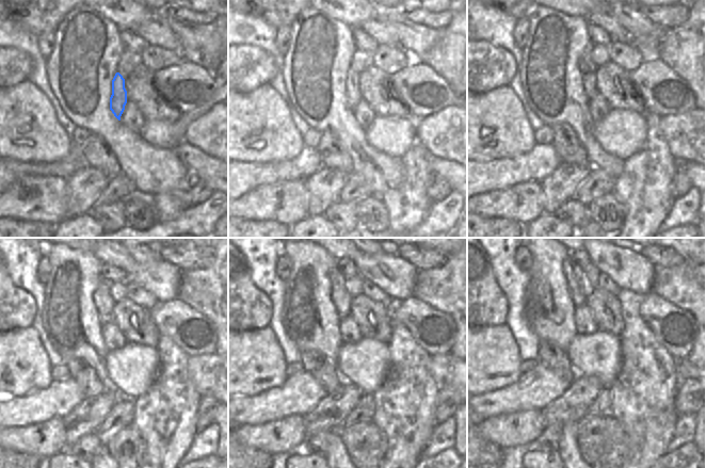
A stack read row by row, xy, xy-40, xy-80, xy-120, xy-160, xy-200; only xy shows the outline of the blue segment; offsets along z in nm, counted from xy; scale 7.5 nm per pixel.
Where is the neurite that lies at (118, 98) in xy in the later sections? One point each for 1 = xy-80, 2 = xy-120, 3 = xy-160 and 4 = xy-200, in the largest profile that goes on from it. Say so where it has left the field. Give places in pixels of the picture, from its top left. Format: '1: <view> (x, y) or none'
1: xy-80 (587, 66)
2: xy-120 (103, 301)
3: xy-160 (340, 295)
4: xy-200 (575, 277)

